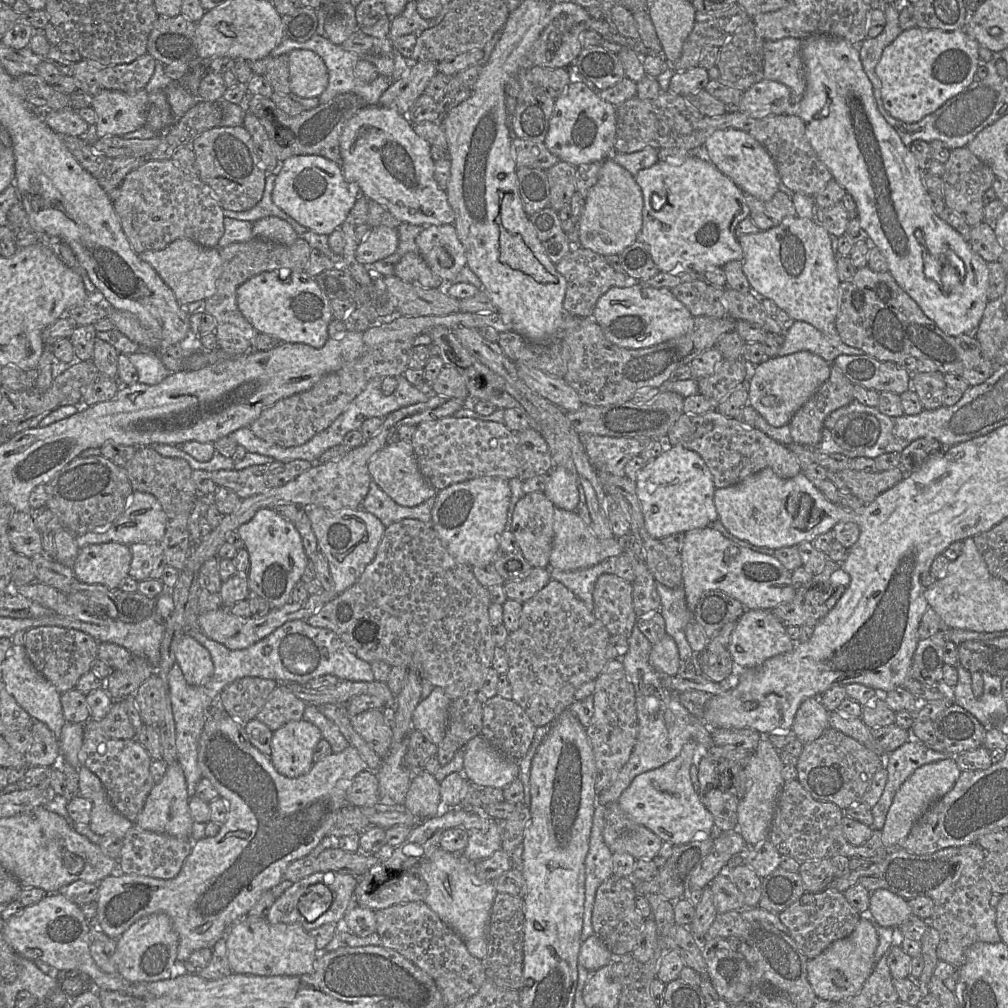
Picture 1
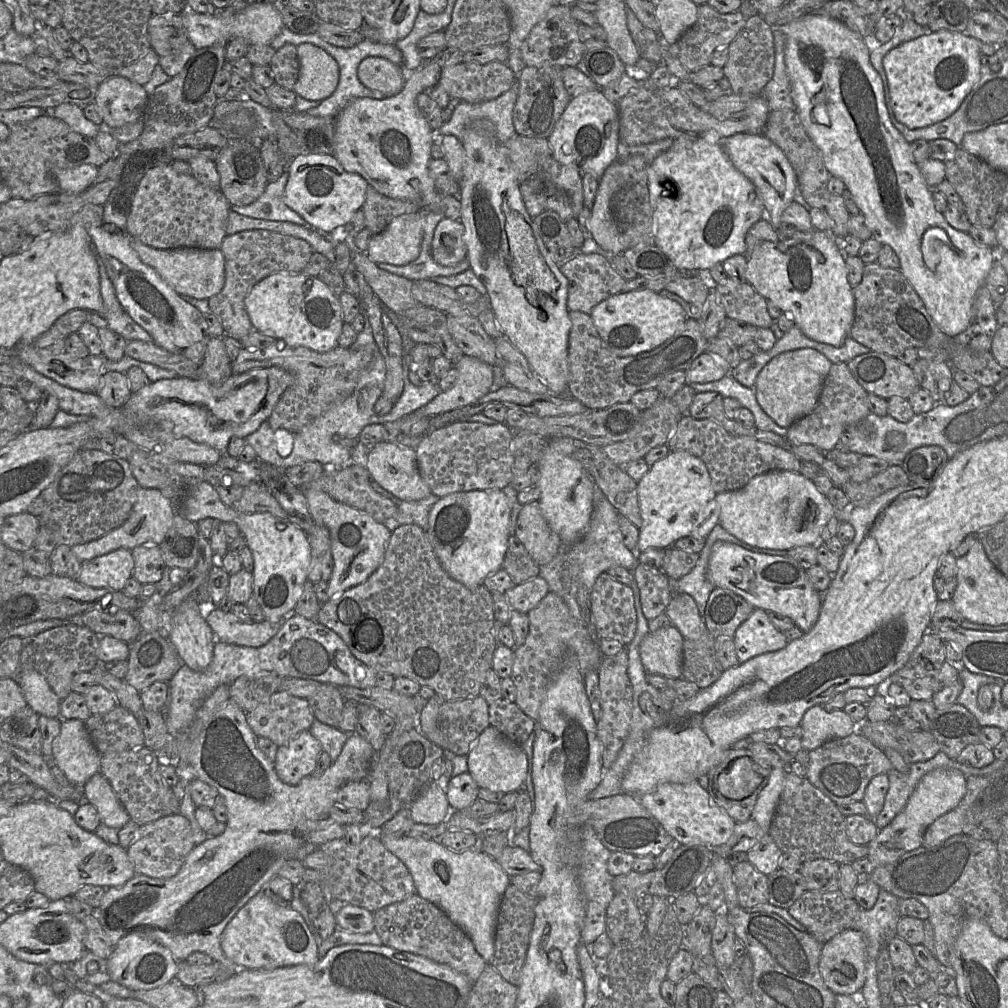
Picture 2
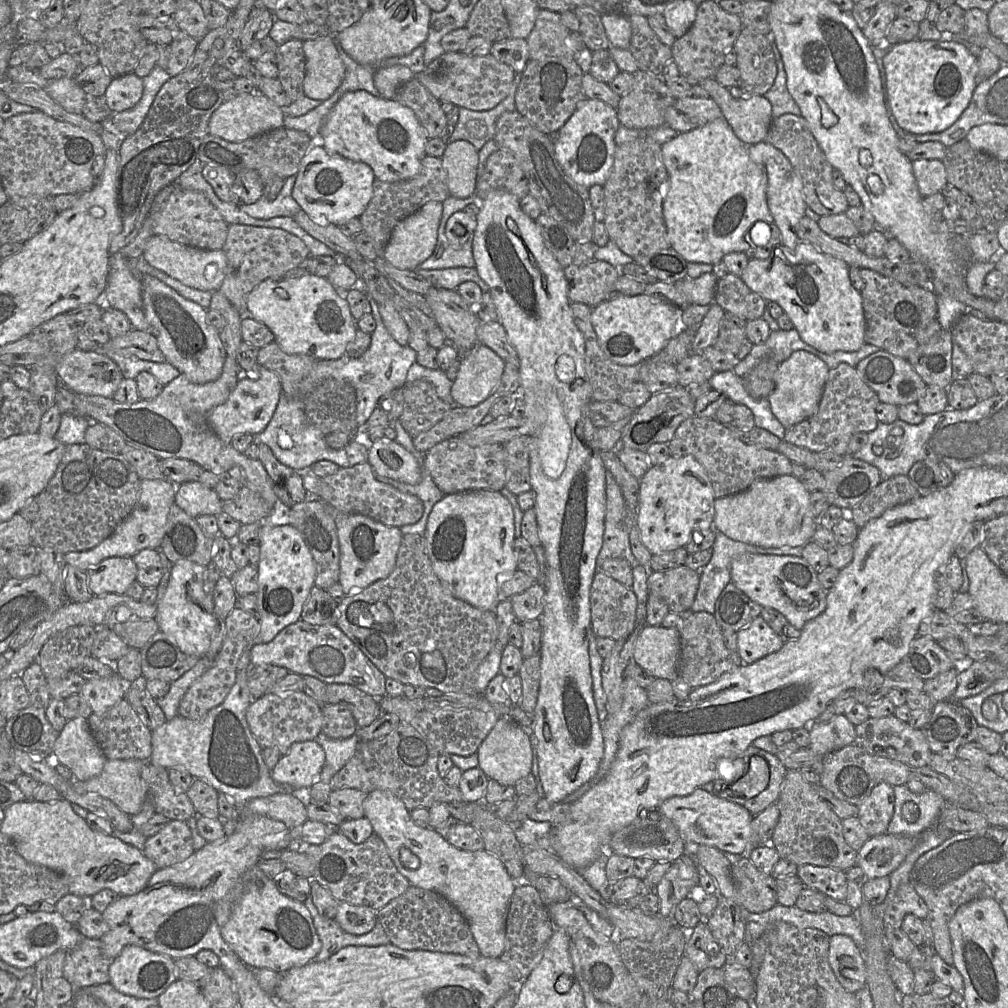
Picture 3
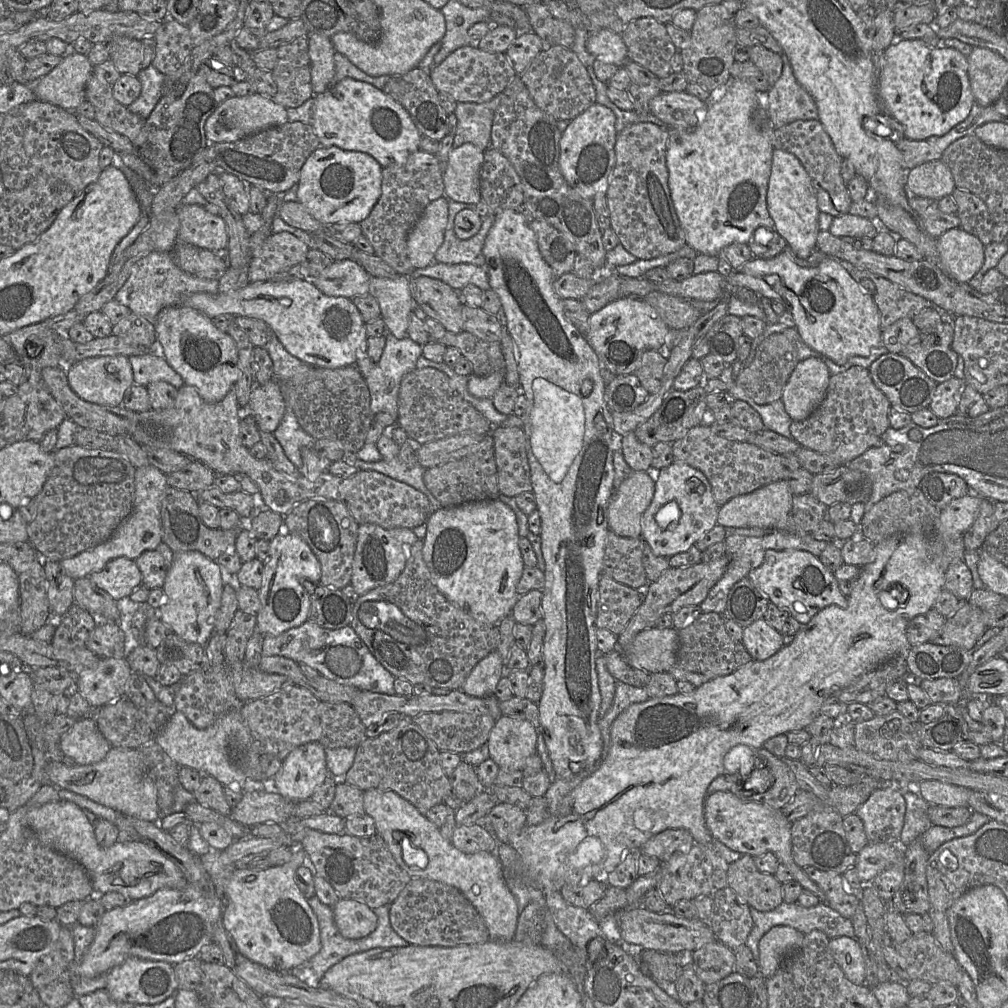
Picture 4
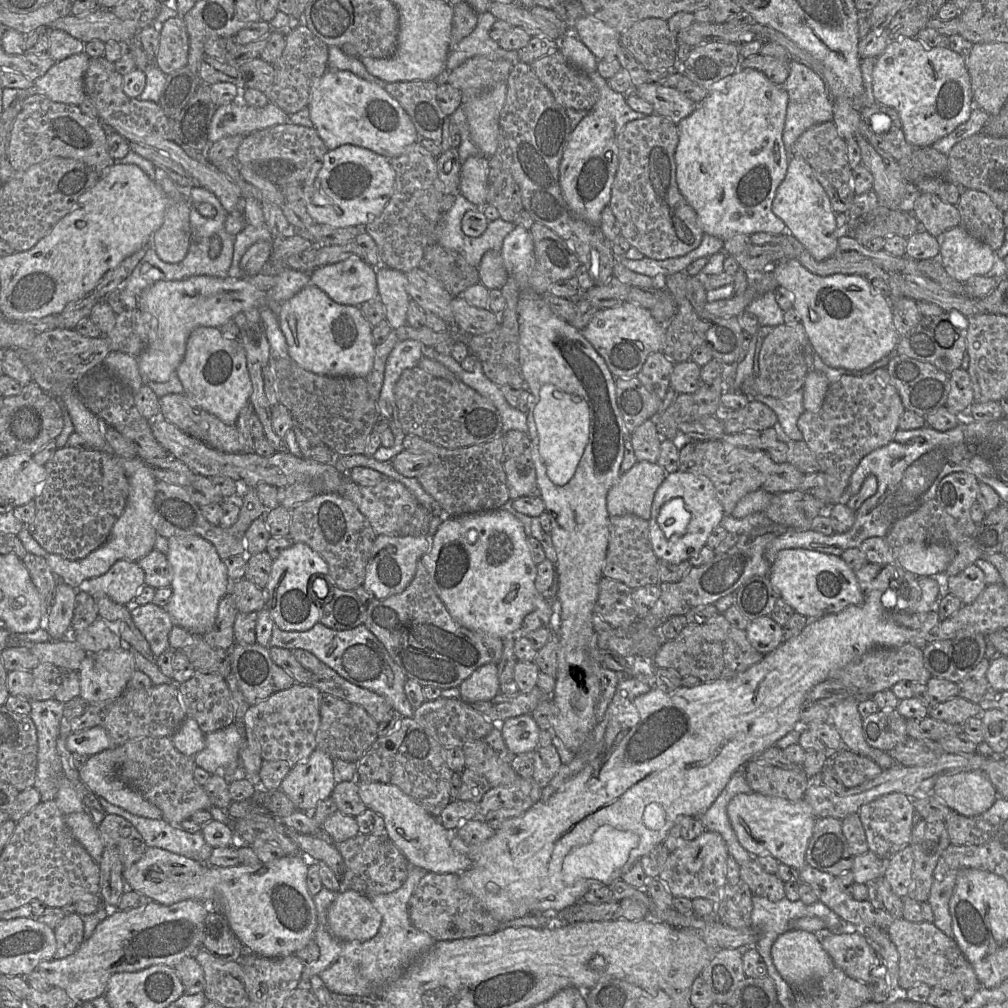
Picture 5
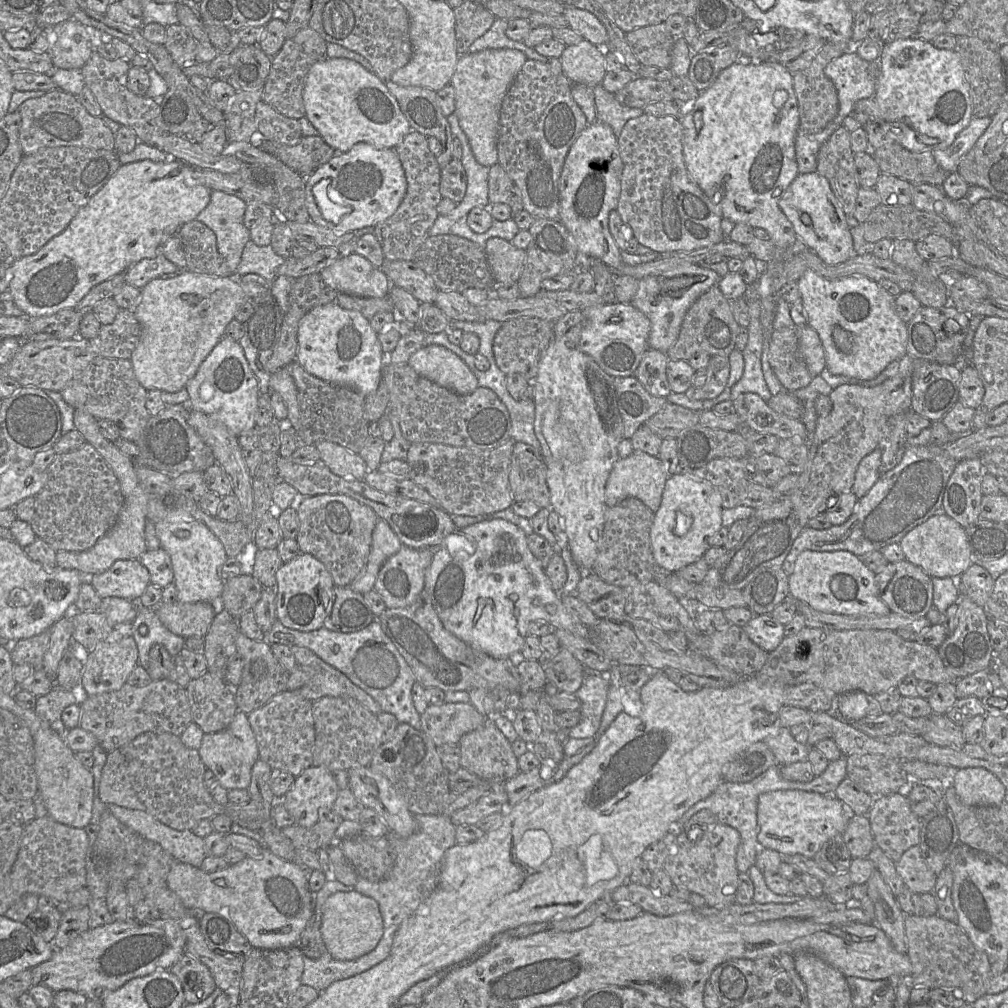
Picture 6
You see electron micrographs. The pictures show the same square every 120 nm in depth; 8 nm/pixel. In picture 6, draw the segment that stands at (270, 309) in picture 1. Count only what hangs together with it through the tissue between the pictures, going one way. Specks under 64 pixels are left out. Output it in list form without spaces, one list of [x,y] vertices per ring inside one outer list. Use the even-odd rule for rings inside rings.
[[[182,271],[174,277],[160,277],[148,282],[141,289],[139,303],[134,308],[134,314],[141,325],[141,336],[130,358],[134,375],[140,385],[147,391],[169,393],[184,388],[222,339],[227,324],[234,319],[246,299],[238,279],[234,276],[221,277]],[[329,303],[315,307],[300,321],[296,361],[321,380],[354,389],[366,397],[374,393],[383,377],[386,355],[378,334],[362,313]]]

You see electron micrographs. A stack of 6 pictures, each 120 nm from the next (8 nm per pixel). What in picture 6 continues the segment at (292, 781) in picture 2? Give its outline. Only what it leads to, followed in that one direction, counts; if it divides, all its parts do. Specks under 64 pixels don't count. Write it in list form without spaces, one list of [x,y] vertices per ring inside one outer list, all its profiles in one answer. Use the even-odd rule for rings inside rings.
[[[310,766],[295,780],[281,800],[302,827],[312,827],[319,818],[333,809],[339,793],[334,773],[321,766]]]

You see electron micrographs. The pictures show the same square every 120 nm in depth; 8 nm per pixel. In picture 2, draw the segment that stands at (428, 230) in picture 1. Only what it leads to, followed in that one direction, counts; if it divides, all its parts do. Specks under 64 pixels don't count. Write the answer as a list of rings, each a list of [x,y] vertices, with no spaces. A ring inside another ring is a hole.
[[[443,218],[438,223],[432,240],[432,256],[438,264],[455,265],[467,258],[464,231],[460,221]]]

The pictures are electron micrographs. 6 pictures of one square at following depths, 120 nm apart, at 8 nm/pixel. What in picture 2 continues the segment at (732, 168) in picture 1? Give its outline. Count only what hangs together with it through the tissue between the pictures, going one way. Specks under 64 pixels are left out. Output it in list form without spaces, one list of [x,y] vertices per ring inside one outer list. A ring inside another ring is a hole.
[[[736,133],[725,138],[721,146],[734,168],[754,185],[764,206],[763,219],[777,230],[783,211],[798,192],[798,180],[787,157],[764,134]]]

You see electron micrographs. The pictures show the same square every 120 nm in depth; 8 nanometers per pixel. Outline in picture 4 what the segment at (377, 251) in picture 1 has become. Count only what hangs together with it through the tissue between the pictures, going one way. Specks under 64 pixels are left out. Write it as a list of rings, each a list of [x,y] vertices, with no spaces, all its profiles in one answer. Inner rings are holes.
[[[440,197],[425,208],[407,237],[408,257],[416,269],[429,266],[444,240],[448,221],[448,199]]]

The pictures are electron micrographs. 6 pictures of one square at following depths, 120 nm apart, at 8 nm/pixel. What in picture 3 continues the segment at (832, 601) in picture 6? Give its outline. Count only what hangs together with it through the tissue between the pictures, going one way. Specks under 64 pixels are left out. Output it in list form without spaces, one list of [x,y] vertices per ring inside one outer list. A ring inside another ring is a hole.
[[[741,554],[731,562],[731,581],[751,600],[762,607],[770,607],[780,612],[787,621],[800,630],[811,619],[821,614],[826,608],[827,591],[817,578],[816,570],[801,556]]]

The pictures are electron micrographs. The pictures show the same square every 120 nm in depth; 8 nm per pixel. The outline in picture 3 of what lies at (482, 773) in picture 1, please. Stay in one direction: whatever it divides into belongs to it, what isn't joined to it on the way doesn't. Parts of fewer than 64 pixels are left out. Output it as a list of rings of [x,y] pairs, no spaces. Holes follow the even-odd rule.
[[[500,717],[477,751],[478,768],[490,780],[501,785],[515,786],[522,778],[528,776],[532,769],[532,746],[526,731],[508,717]]]

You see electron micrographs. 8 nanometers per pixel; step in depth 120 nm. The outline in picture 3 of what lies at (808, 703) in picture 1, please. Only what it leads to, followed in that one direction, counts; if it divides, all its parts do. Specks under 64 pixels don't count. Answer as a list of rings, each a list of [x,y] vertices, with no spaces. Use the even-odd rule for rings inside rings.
[[[836,714],[828,722],[814,721],[809,735],[808,748],[815,754],[824,756],[854,743],[855,725],[844,714]]]

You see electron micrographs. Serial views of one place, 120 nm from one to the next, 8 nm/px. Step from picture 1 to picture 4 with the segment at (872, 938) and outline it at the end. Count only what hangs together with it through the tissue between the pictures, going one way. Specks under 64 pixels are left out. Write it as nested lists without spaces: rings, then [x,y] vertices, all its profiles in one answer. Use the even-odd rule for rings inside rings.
[[[840,936],[830,939],[830,952],[849,981],[863,985],[866,981],[866,962],[862,948],[855,938]]]

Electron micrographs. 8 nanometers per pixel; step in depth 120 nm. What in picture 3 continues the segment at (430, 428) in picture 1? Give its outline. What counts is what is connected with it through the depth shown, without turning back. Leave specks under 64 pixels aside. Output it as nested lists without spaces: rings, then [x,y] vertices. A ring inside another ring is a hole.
[[[459,436],[451,437],[424,454],[424,468],[444,495],[472,490],[499,492],[506,483],[506,454],[503,444],[498,443],[470,446]]]

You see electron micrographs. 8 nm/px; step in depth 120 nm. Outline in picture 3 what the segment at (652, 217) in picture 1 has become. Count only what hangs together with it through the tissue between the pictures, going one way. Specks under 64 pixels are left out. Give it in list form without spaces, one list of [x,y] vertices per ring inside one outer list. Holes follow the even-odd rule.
[[[717,118],[701,127],[690,130],[685,133],[678,133],[670,141],[661,145],[662,160],[668,174],[668,192],[663,201],[663,217],[667,228],[668,238],[671,248],[679,253],[687,262],[696,262],[714,265],[720,261],[726,254],[732,252],[745,252],[748,249],[749,241],[747,233],[751,236],[751,227],[756,222],[773,224],[773,217],[769,211],[766,199],[767,174],[764,169],[754,163],[748,155],[748,146],[743,144],[734,134],[728,122],[723,118]]]

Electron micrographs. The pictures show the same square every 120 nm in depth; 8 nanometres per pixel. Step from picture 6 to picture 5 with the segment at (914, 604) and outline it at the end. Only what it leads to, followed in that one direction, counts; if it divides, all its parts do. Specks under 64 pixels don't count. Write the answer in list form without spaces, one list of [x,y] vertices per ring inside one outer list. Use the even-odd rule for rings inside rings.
[[[896,561],[893,563],[871,563],[868,562],[860,569],[854,570],[859,587],[863,595],[869,595],[873,591],[880,591],[879,598],[882,604],[881,597],[883,593],[888,589],[895,589],[898,591],[898,595],[902,597],[909,597],[912,592],[912,599],[919,600],[921,597],[921,590],[916,582],[916,574],[905,570]]]

